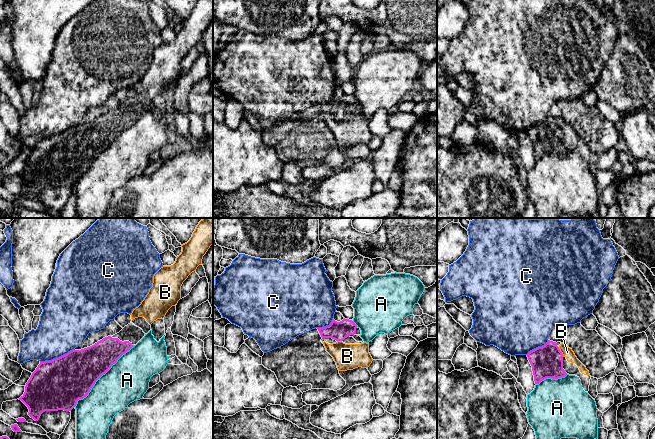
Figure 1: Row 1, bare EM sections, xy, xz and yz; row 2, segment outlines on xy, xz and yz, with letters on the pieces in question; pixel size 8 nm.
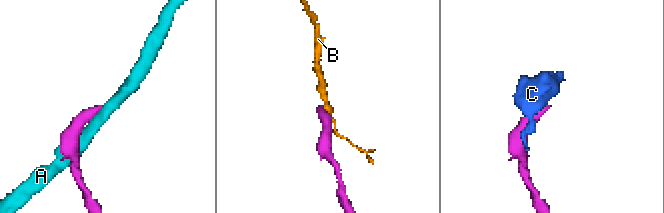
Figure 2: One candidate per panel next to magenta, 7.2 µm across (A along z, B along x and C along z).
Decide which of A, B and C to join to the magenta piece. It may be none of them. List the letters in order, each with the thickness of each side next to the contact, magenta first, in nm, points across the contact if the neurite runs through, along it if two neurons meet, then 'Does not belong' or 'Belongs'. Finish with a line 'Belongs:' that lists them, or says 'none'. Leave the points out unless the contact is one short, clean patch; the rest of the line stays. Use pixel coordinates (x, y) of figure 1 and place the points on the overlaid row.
A: Thickness 380 nm (magenta) against 340 nm. Does not belong
B: Thickness 260 nm (magenta) against 90 nm. Path across: yz (547, 361), (553, 355), (561, 352), (567, 352). Belongs
C: Thickness 400 nm (magenta) against 380 nm. Does not belong
Belongs: B

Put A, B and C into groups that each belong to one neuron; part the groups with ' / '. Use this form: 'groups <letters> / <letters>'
groups A / B / C

